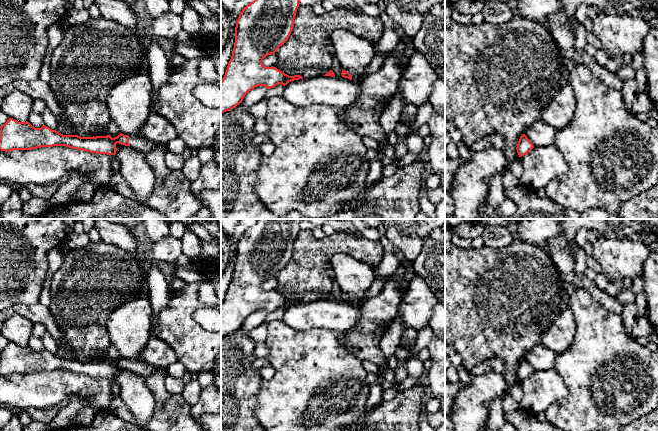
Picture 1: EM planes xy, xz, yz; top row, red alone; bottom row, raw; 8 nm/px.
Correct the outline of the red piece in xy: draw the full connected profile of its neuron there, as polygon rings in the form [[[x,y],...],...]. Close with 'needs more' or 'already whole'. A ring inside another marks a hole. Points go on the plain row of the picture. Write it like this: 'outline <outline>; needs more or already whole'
outline [[[9,342],[7,346],[0,350],[0,374],[9,376],[13,374],[31,374],[41,371],[53,371],[53,370],[67,370],[72,373],[88,375],[90,377],[96,378],[107,378],[107,379],[114,379],[116,378],[116,368],[119,367],[125,370],[131,370],[133,373],[138,374],[144,378],[153,374],[157,369],[163,369],[166,371],[166,368],[160,368],[153,364],[147,364],[140,359],[137,360],[128,360],[120,357],[117,361],[112,362],[110,359],[107,360],[96,360],[96,361],[80,361],[78,359],[63,359],[56,354],[52,354],[49,351],[43,349],[41,352],[33,351],[28,345],[27,346],[18,346],[13,342]]]; needs more

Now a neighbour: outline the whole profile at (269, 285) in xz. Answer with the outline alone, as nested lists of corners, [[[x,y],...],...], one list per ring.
[[[275,278],[268,279],[263,283],[262,287],[266,291],[275,291],[277,287],[277,281]]]

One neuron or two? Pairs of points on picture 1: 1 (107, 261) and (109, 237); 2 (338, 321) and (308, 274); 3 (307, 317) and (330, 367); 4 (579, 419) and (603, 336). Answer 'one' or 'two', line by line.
1: two
2: two
3: two
4: one

